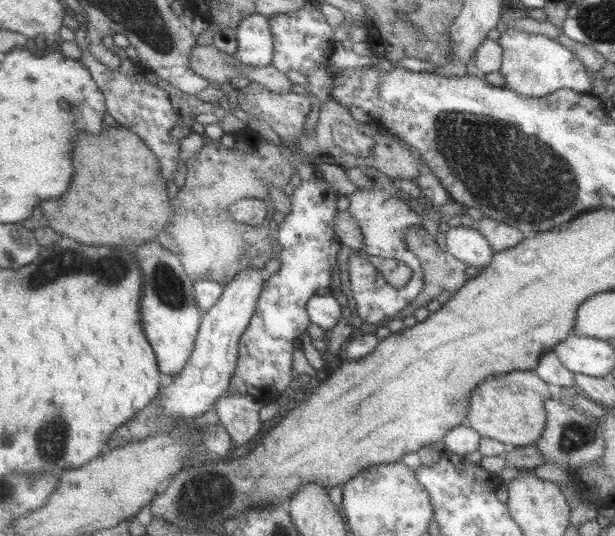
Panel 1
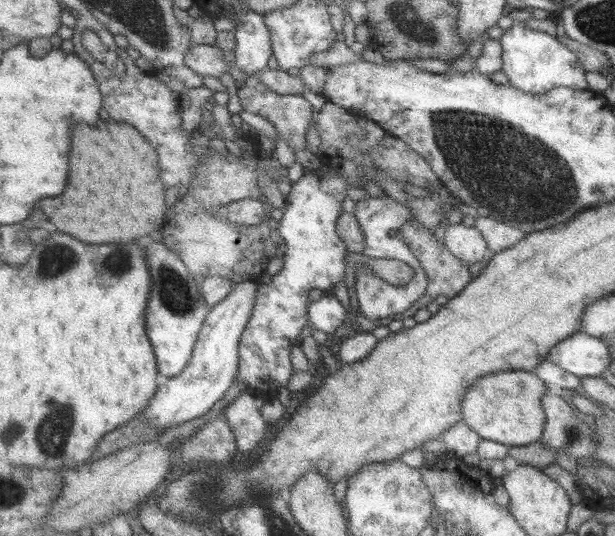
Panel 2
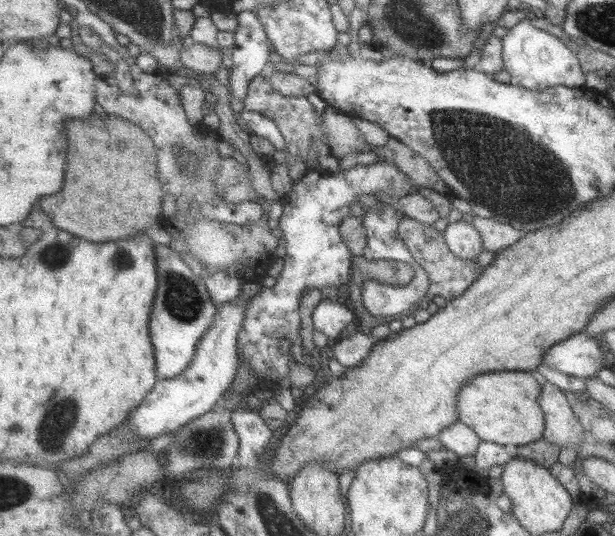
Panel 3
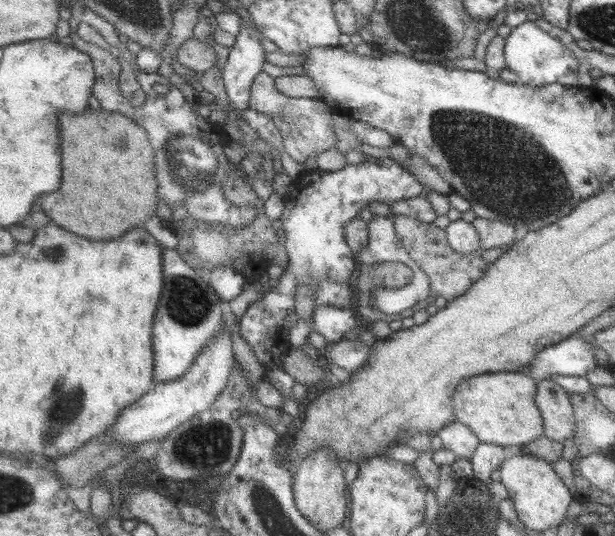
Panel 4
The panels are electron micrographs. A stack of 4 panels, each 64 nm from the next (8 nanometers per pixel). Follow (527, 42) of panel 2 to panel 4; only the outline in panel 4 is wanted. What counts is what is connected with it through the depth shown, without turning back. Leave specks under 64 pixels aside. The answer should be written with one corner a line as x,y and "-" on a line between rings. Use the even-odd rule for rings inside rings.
523,22
511,28
511,34
505,38
503,46
505,68
515,72
521,86
547,86
547,84
565,84
569,88
581,84
577,56
565,48
557,38
539,30
533,22

